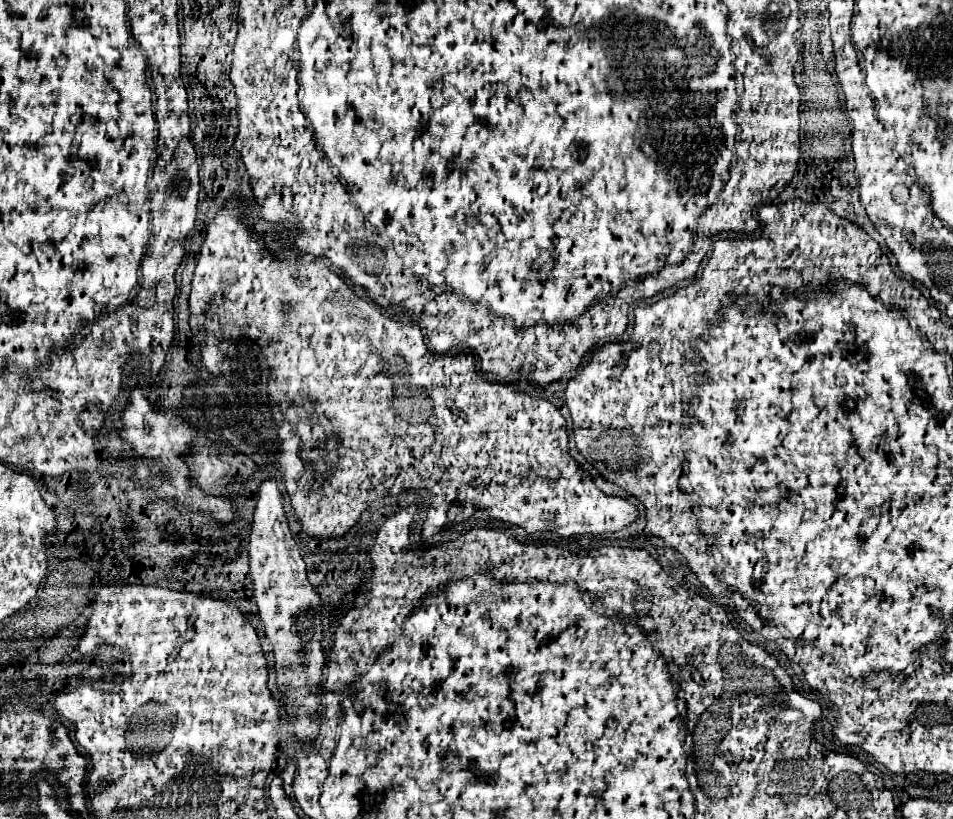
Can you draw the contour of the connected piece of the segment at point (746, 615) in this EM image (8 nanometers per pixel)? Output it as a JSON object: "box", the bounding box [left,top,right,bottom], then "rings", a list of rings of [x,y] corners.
{"box":[737,607,764,631],"rings":[[[748,607],[745,610],[737,610],[739,616],[741,616],[741,618],[743,618],[743,620],[747,620],[747,624],[749,624],[749,626],[751,626],[751,628],[755,628],[755,631],[758,631],[758,629],[760,629],[760,621],[764,621],[761,620],[761,617],[759,615],[758,612],[758,607]]]}

